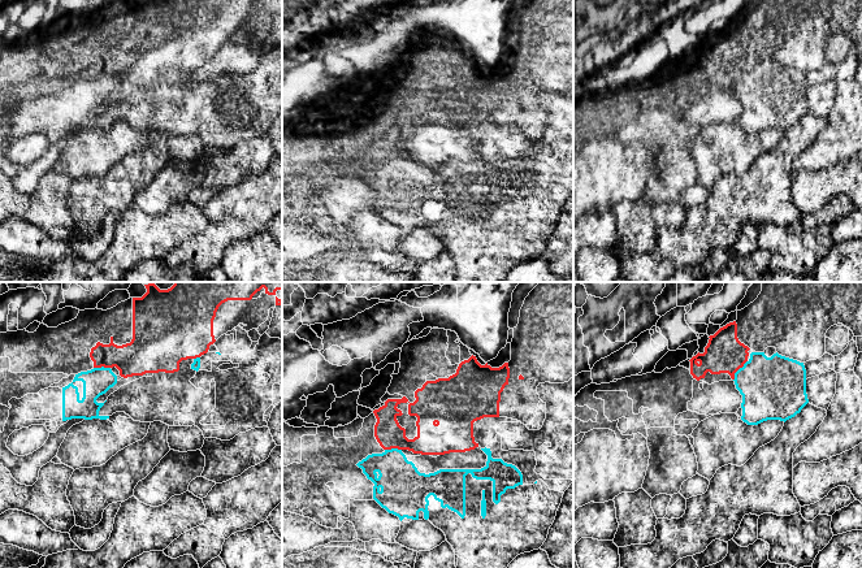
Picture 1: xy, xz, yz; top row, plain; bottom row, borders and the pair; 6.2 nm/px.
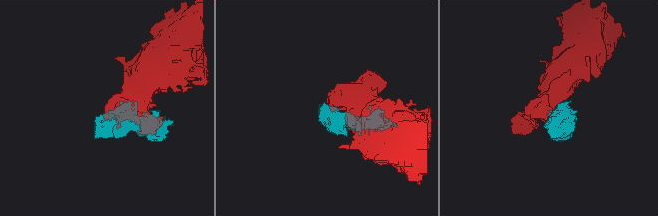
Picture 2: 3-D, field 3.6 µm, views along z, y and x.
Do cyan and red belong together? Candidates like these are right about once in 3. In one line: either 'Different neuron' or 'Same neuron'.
Different neuron

